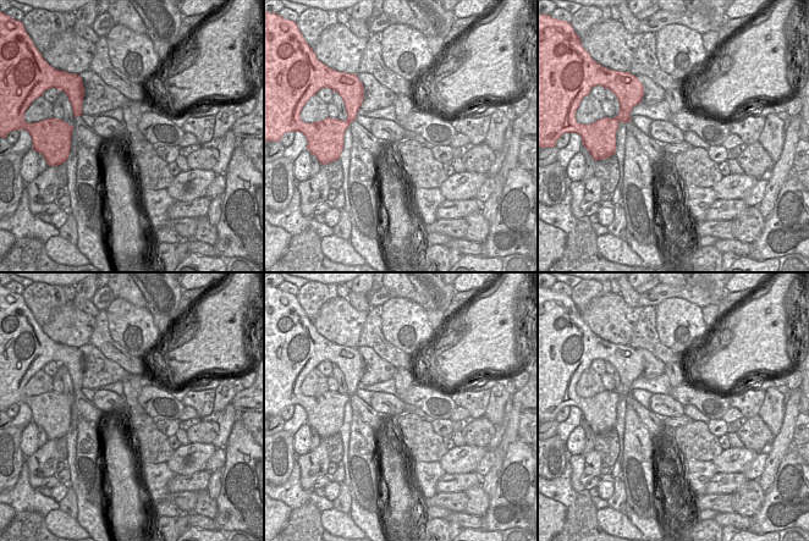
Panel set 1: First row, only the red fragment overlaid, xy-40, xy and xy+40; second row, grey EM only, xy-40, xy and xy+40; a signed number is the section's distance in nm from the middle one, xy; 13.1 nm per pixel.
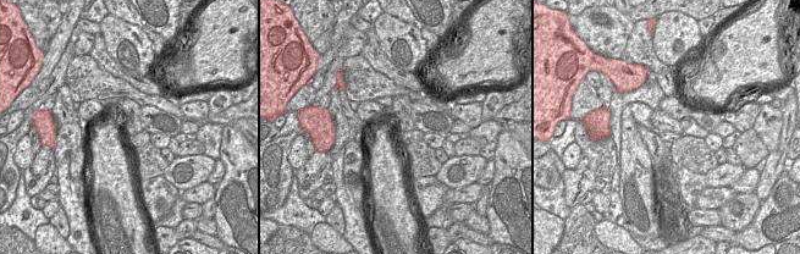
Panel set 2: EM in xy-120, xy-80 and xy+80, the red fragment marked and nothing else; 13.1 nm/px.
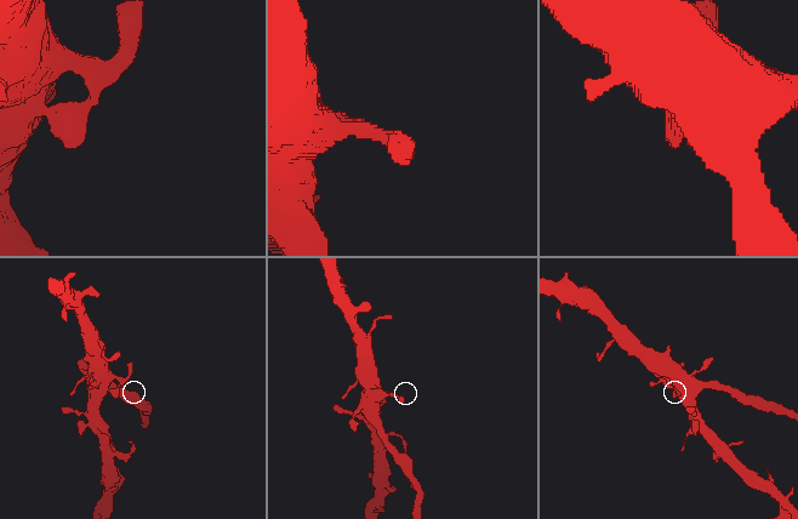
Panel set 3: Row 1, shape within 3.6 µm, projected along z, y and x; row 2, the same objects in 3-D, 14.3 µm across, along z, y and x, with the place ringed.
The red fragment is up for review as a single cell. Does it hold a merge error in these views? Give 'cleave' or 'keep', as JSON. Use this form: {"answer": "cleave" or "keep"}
{"answer": "keep"}

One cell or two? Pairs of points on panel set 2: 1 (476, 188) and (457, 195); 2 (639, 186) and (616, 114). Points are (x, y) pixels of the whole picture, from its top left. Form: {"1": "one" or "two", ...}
{"1": "one", "2": "two"}

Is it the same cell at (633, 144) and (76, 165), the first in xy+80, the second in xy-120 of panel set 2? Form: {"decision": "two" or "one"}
{"decision": "one"}

